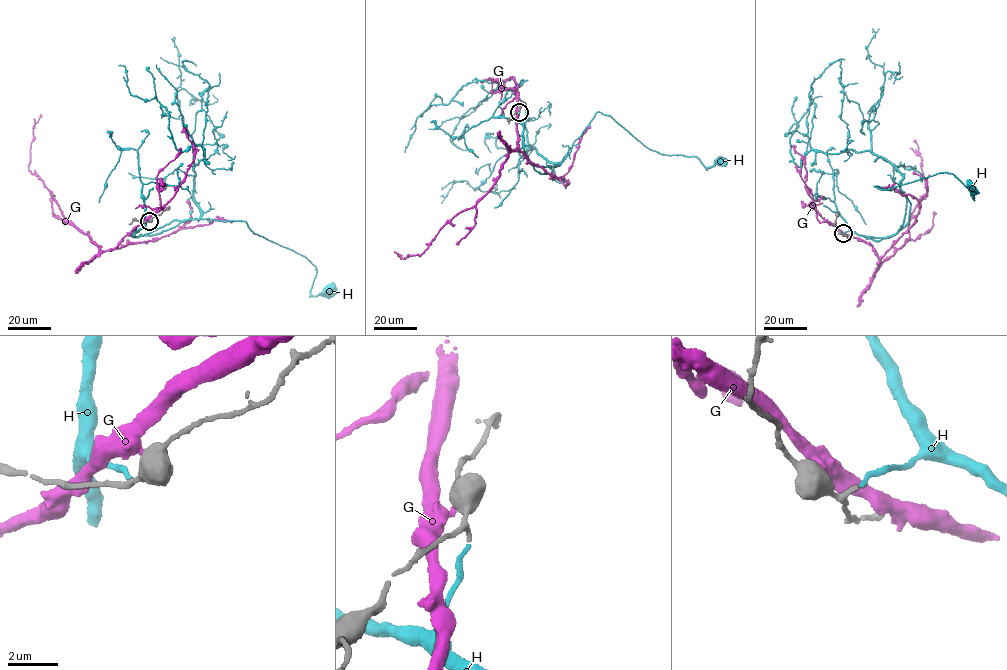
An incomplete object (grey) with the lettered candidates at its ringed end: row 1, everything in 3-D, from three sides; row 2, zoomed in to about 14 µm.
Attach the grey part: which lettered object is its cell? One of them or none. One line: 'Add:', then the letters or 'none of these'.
Add: H

